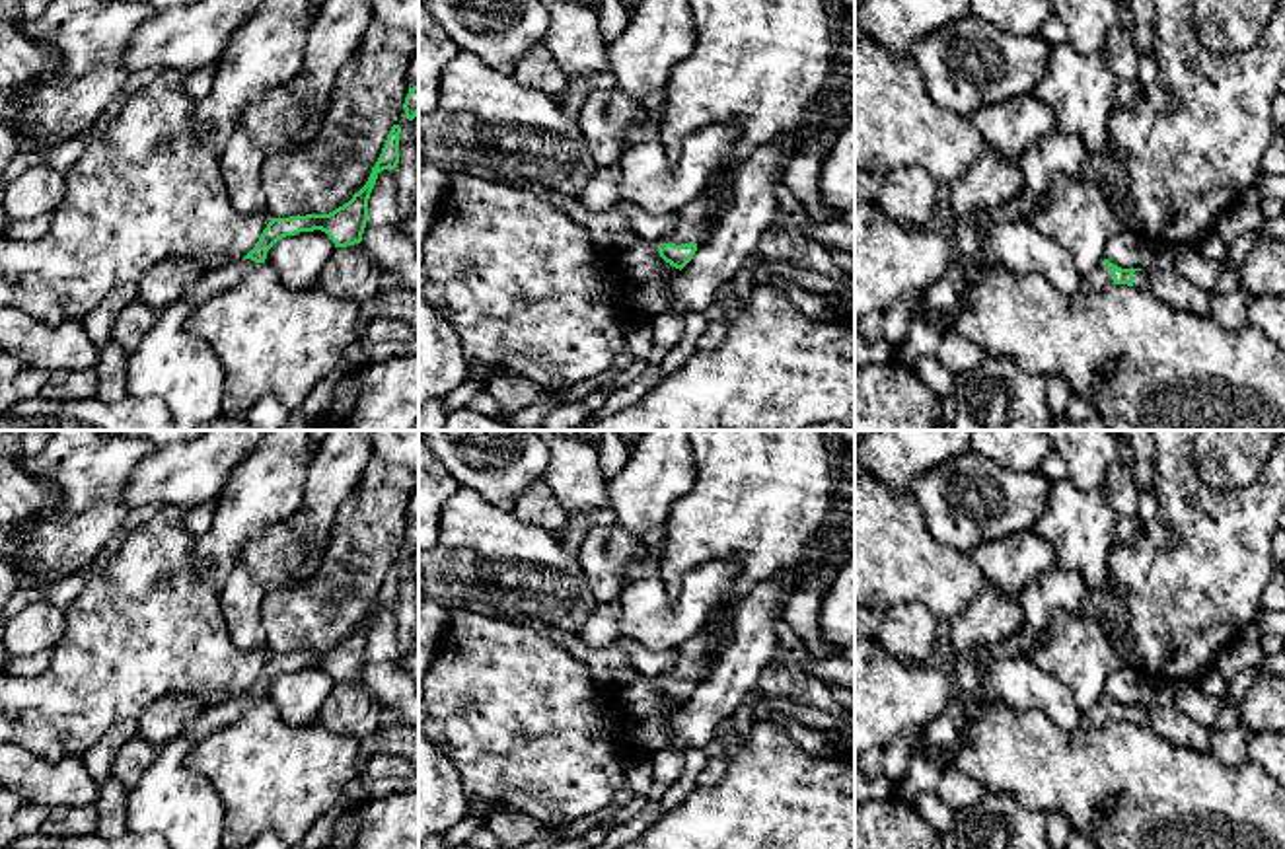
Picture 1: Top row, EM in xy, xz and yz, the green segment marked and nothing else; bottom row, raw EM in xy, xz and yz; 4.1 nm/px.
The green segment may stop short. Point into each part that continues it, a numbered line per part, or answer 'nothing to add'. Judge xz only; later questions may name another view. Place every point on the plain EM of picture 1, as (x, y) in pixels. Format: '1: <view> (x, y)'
1: xz (694, 655)

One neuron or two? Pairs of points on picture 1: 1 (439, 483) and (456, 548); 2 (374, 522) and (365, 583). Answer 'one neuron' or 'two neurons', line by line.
1: two neurons
2: one neuron

